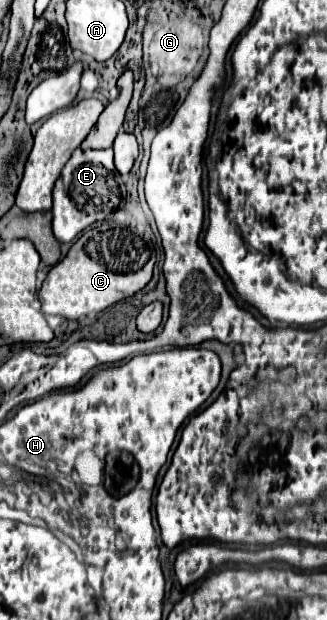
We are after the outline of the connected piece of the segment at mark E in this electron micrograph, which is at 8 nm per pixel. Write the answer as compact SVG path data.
M74 150L54 186L52 228L60 242L72 242L76 234L94 222L104 220L120 204L120 174L114 166L112 150Z

